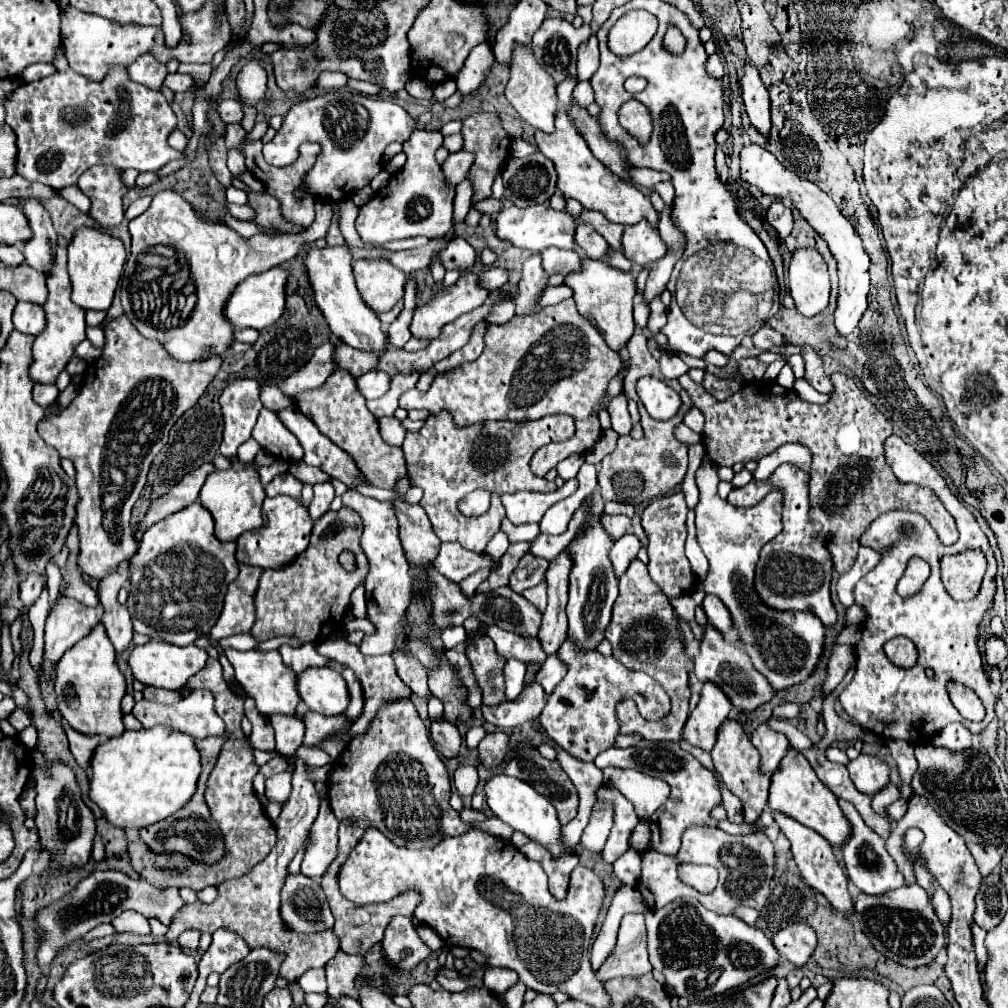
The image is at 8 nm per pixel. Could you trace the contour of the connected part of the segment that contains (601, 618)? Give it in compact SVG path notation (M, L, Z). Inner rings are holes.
M588 512L578 534L570 542L572 570L569 575L569 598L566 606L568 617L567 636L574 638L586 650L594 650L604 638L604 630L612 616L612 606L618 596L618 578L608 558L614 540L602 526L602 516Z

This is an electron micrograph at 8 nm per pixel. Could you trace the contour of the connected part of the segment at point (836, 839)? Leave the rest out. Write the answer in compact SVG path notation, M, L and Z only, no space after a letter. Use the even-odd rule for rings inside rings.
M790 748L790 754L786 754L786 758L782 758L778 770L772 774L768 806L772 812L782 812L782 814L798 820L800 824L816 830L834 848L842 848L846 844L846 840L850 838L852 826L850 826L848 818L842 814L842 808L838 806L838 798L834 798L834 794L830 794L830 790L826 790L826 786L822 786L822 782L818 782L818 776L814 774L814 770L808 766L808 762L802 758L802 754L798 754L794 748Z

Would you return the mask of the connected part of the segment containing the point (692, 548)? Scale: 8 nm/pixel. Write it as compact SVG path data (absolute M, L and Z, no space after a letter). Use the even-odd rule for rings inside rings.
M694 510L688 512L688 538L686 538L686 556L692 564L694 574L704 580L706 572L708 572L708 560L704 556L704 552L700 550L698 542L696 542L696 524L694 524Z

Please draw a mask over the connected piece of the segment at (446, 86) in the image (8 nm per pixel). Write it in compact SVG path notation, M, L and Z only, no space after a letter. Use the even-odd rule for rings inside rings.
M450 78L450 80L446 80L446 82L436 84L436 86L433 86L432 89L433 95L436 98L437 102L443 103L447 98L455 93L457 86L455 81Z

